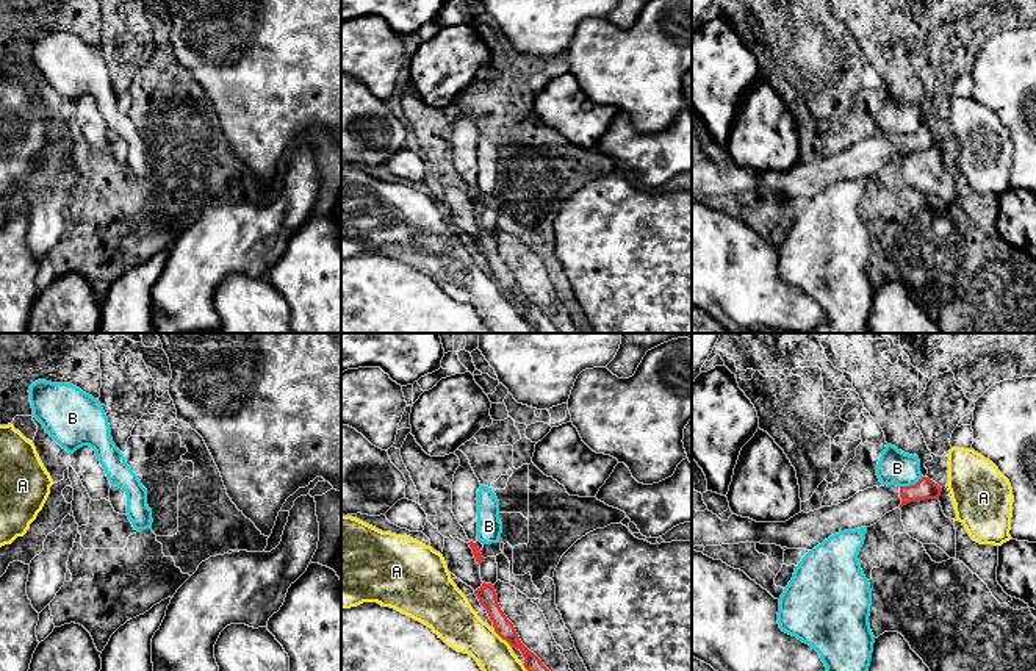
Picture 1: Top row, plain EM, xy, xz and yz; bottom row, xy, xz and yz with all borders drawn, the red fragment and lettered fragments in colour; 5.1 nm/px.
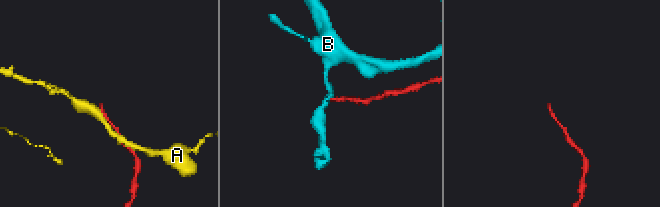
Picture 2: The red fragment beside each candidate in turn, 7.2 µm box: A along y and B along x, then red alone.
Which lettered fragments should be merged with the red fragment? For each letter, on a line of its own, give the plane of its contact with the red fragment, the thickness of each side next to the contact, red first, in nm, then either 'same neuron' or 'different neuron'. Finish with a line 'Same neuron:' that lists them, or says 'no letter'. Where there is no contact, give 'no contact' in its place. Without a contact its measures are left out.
A: meets red in xz; 100 nm thick on the red side, 220 nm on the other; different neuron
B: meets red in yz; 110 nm thick on the red side, 180 nm on the other; different neuron
Same neuron: no letter

